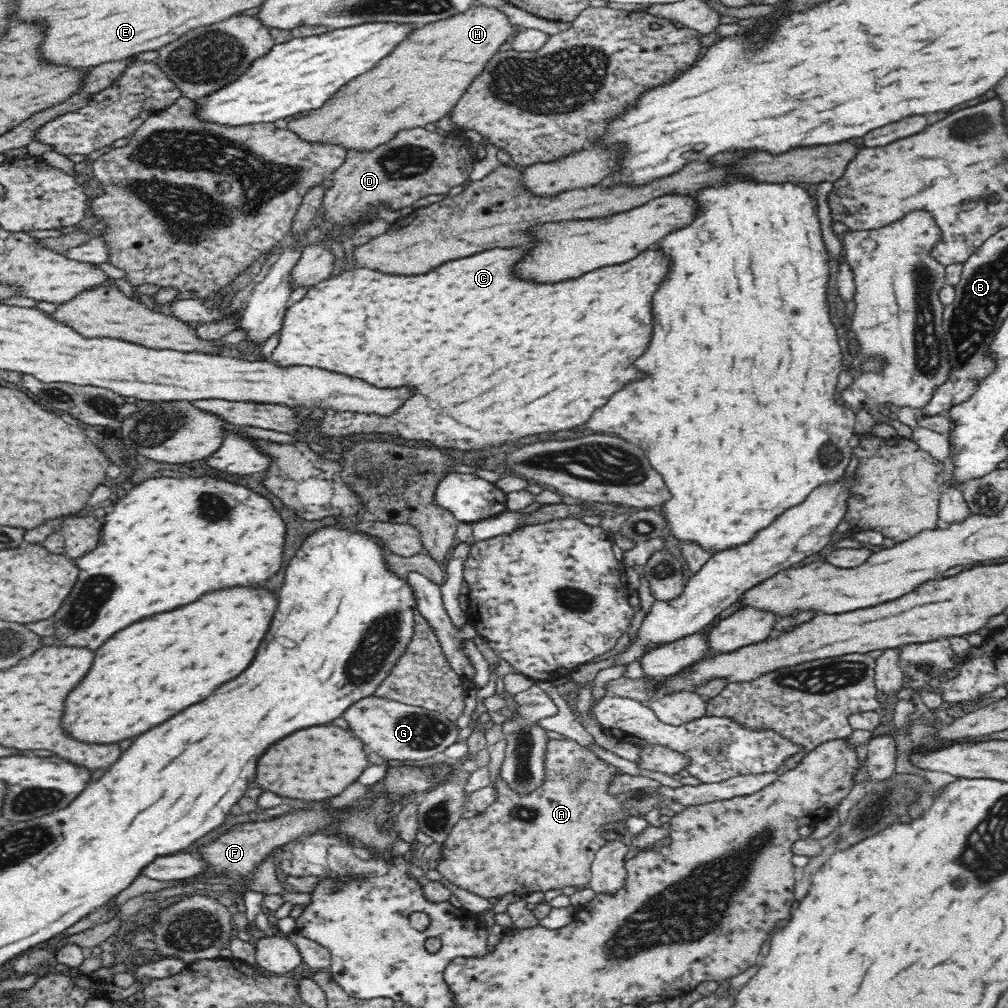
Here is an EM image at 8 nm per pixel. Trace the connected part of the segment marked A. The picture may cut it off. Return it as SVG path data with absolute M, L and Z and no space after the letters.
M550 739L545 750L544 782L540 788L517 794L508 788L507 782L498 778L494 780L497 799L485 808L485 812L474 818L461 819L448 838L441 843L441 858L437 870L443 878L464 890L474 892L482 898L504 896L508 892L525 897L531 892L563 889L565 886L582 888L591 879L591 864L595 854L609 840L600 837L604 830L616 830L621 838L624 820L632 818L628 810L622 810L621 803L628 798L644 796L646 789L640 788L612 796L608 784L612 776L620 776L619 770L609 762L598 759L592 748L580 747L576 741L568 739Z

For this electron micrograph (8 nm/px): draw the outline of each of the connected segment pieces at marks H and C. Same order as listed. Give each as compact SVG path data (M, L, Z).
M476 3L463 13L448 17L446 20L422 25L422 28L412 32L412 36L401 40L400 44L390 52L390 56L384 56L384 60L376 64L376 68L371 68L370 72L344 84L322 107L299 119L287 122L287 129L308 143L330 143L344 146L348 151L372 150L378 144L392 140L398 130L416 128L416 126L422 128L424 124L435 123L440 118L444 118L460 100L460 96L468 90L468 86L476 76L484 72L488 60L516 31L517 28L510 23L504 12L481 3Z
M492 248L488 252L480 252L476 256L468 256L468 258L460 258L460 260L452 260L448 264L442 264L440 268L428 272L428 274L420 274L420 276L390 276L390 274L384 274L384 272L378 272L378 270L370 268L360 268L344 271L343 273L336 275L335 277L323 280L318 284L310 287L306 292L303 299L296 303L292 303L286 310L286 314L283 318L282 329L279 334L279 343L273 350L271 355L272 360L281 367L290 366L316 366L316 368L324 368L324 370L332 370L332 372L340 372L340 374L346 374L346 376L354 376L354 378L362 378L366 380L368 384L374 384L378 388L398 388L398 386L408 386L408 388L414 388L414 396L390 418L382 418L382 416L366 416L366 414L354 414L354 412L326 412L324 418L320 418L320 432L328 434L328 436L352 436L352 434L360 434L360 432L382 432L382 434L392 434L392 436L398 436L398 438L406 438L406 440L428 440L432 442L434 446L440 446L440 448L458 448L458 450L482 450L486 446L492 446L492 444L506 444L510 440L518 440L518 438L524 438L524 436L530 436L530 434L544 434L544 432L556 432L558 430L572 429L574 426L581 426L584 422L588 422L588 419L592 416L592 413L600 406L604 406L608 402L613 394L616 394L620 388L624 388L628 382L632 380L640 380L640 376L644 376L636 366L636 358L644 354L644 350L648 348L650 344L650 336L652 336L652 296L656 294L656 290L660 288L664 276L668 276L670 272L670 264L668 264L668 256L664 256L664 252L660 250L646 250L642 252L640 256L636 256L634 260L630 260L630 264L616 264L616 266L606 266L606 268L598 268L596 272L588 272L576 280L564 280L560 284L536 284L536 282L530 282L530 280L522 280L522 278L516 278L514 276L514 264L518 260L524 258L524 248Z

